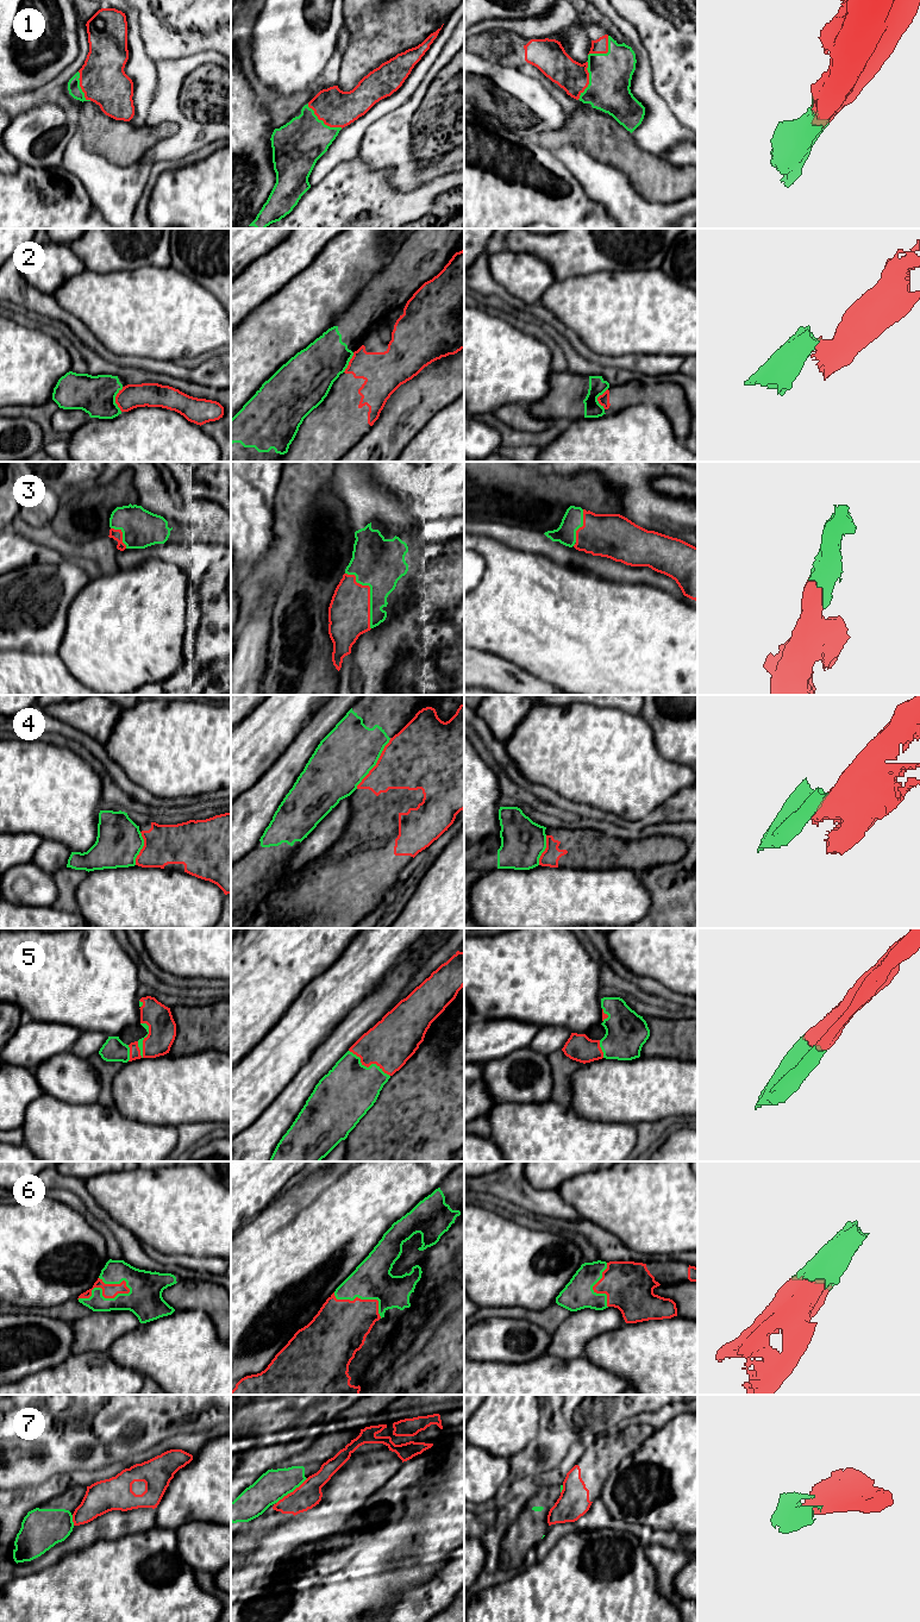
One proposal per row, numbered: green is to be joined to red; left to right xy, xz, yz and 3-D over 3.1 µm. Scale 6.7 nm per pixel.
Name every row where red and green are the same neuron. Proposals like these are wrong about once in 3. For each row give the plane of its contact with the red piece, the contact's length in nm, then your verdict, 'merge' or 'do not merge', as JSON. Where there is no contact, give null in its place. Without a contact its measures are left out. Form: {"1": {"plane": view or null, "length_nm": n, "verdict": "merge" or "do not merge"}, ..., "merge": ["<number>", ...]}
{"1": {"plane": "xz", "length_nm": 280, "verdict": "merge"}, "2": {"plane": "xy", "length_nm": 170, "verdict": "do not merge"}, "3": {"plane": "xz", "length_nm": 420, "verdict": "merge"}, "4": {"plane": "xz", "length_nm": 420, "verdict": "do not merge"}, "5": {"plane": "xy", "length_nm": 240, "verdict": "merge"}, "6": {"plane": "xy", "length_nm": 360, "verdict": "merge"}, "7": {"plane": "xz", "length_nm": 280, "verdict": "do not merge"}, "merge": ["1", "3", "5", "6"]}

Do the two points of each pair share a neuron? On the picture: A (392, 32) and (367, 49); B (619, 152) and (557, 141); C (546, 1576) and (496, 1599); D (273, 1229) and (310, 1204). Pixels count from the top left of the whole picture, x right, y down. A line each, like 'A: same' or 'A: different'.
A: same
B: same
C: same
D: same

